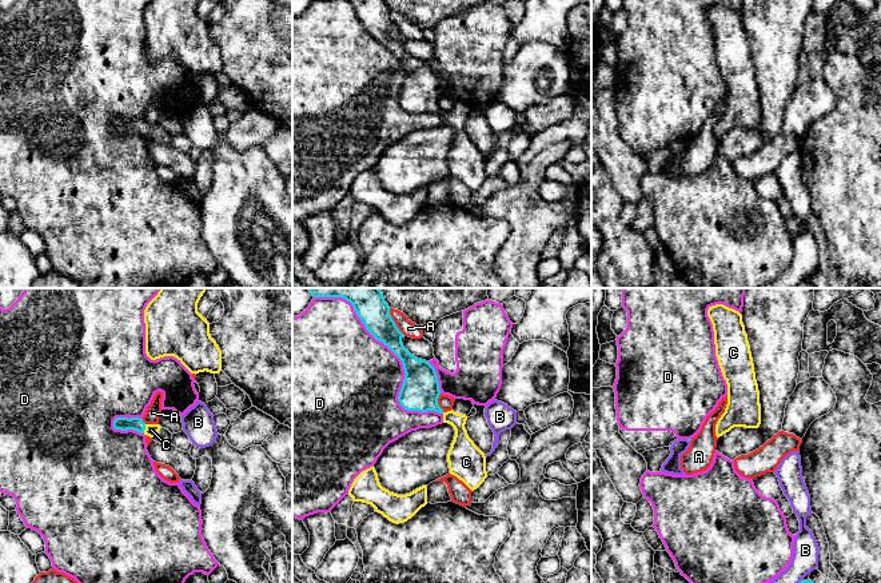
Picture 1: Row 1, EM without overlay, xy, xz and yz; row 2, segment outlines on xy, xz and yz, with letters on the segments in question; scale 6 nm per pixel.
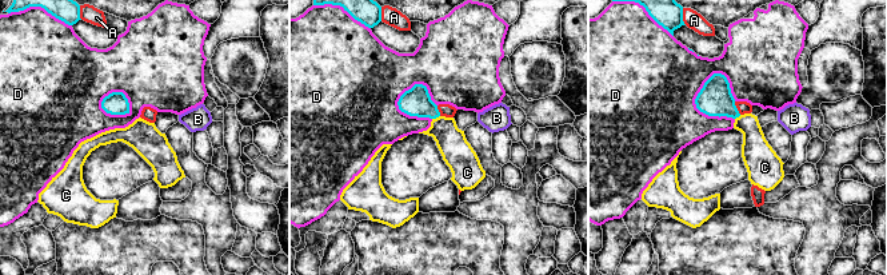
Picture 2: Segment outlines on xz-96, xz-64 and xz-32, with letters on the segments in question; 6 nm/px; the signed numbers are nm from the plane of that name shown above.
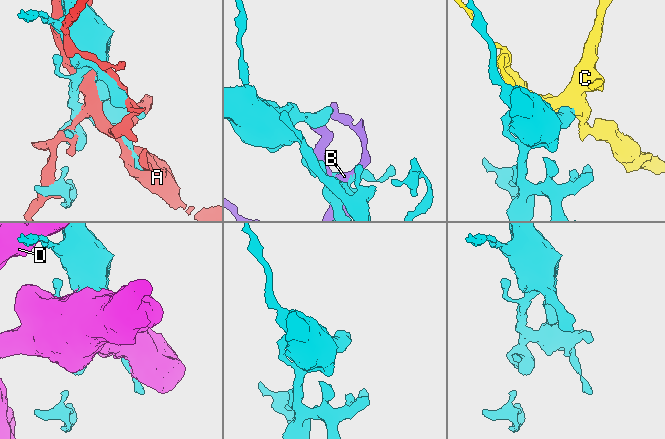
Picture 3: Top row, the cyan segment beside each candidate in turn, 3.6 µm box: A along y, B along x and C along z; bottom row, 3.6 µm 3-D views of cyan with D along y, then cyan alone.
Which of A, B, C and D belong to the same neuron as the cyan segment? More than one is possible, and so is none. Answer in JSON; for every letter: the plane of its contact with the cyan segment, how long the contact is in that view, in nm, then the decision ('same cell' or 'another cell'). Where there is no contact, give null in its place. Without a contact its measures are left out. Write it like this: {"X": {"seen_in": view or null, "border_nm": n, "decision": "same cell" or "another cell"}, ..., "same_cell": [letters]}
{"A": {"seen_in": "xz", "border_nm": 190, "decision": "another cell"}, "B": {"seen_in": "yz", "border_nm": 70, "decision": "another cell"}, "C": {"seen_in": "xy", "border_nm": 60, "decision": "same cell"}, "D": {"seen_in": "xz", "border_nm": 900, "decision": "another cell"}, "same_cell": ["C"]}

